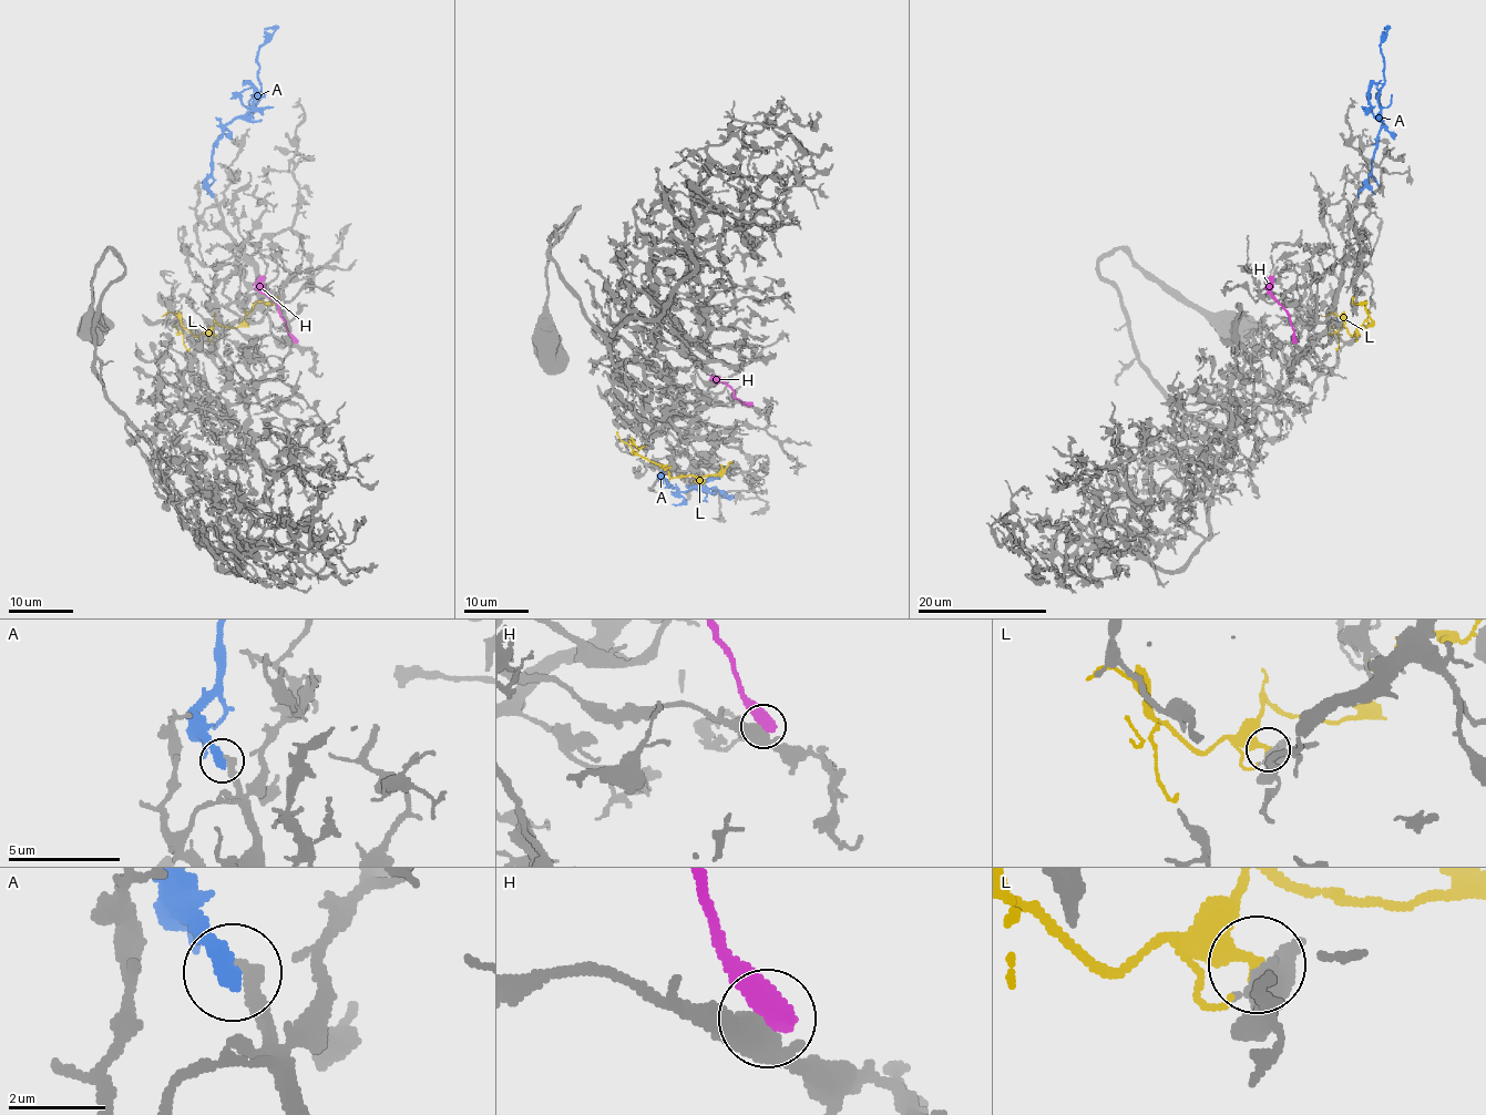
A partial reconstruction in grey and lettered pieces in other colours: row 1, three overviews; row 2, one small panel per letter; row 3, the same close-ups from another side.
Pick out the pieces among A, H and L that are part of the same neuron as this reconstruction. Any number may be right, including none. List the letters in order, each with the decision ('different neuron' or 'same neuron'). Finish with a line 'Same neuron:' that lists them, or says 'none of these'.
A: same neuron
H: different neuron
L: different neuron
Same neuron: A

